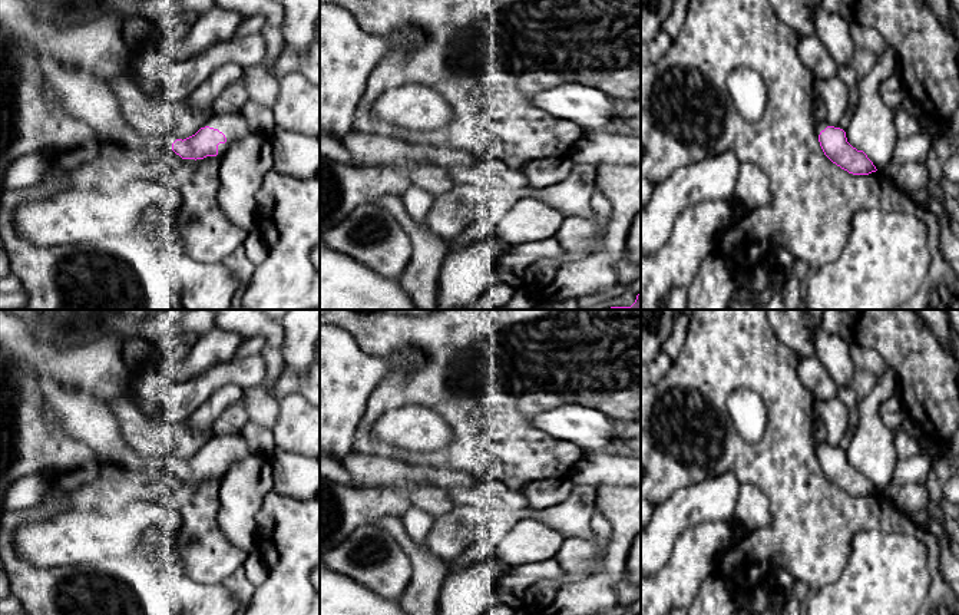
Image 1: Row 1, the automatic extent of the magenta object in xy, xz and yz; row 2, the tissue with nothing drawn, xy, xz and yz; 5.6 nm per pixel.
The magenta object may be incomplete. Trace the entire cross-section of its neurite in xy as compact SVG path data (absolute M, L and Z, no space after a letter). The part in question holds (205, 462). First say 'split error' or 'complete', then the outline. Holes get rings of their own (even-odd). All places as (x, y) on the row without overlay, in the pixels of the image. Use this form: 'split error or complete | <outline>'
complete | M205 447L186 460L176 460L172 472L182 480L204 480L218 476L218 466L225 464L226 459L218 450Z

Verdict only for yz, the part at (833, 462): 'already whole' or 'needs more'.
already whole

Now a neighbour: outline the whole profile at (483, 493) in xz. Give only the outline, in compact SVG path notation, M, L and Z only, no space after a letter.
M482 480L473 490L457 490L456 487L444 489L453 505L474 503L477 506L486 505L493 499L493 485Z

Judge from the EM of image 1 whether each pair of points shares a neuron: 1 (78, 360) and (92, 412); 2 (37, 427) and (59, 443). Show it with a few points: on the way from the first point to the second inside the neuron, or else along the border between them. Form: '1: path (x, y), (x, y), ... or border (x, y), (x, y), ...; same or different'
1: border (55, 382), (86, 392), (103, 403); different
2: path (43, 433), (53, 443); same

